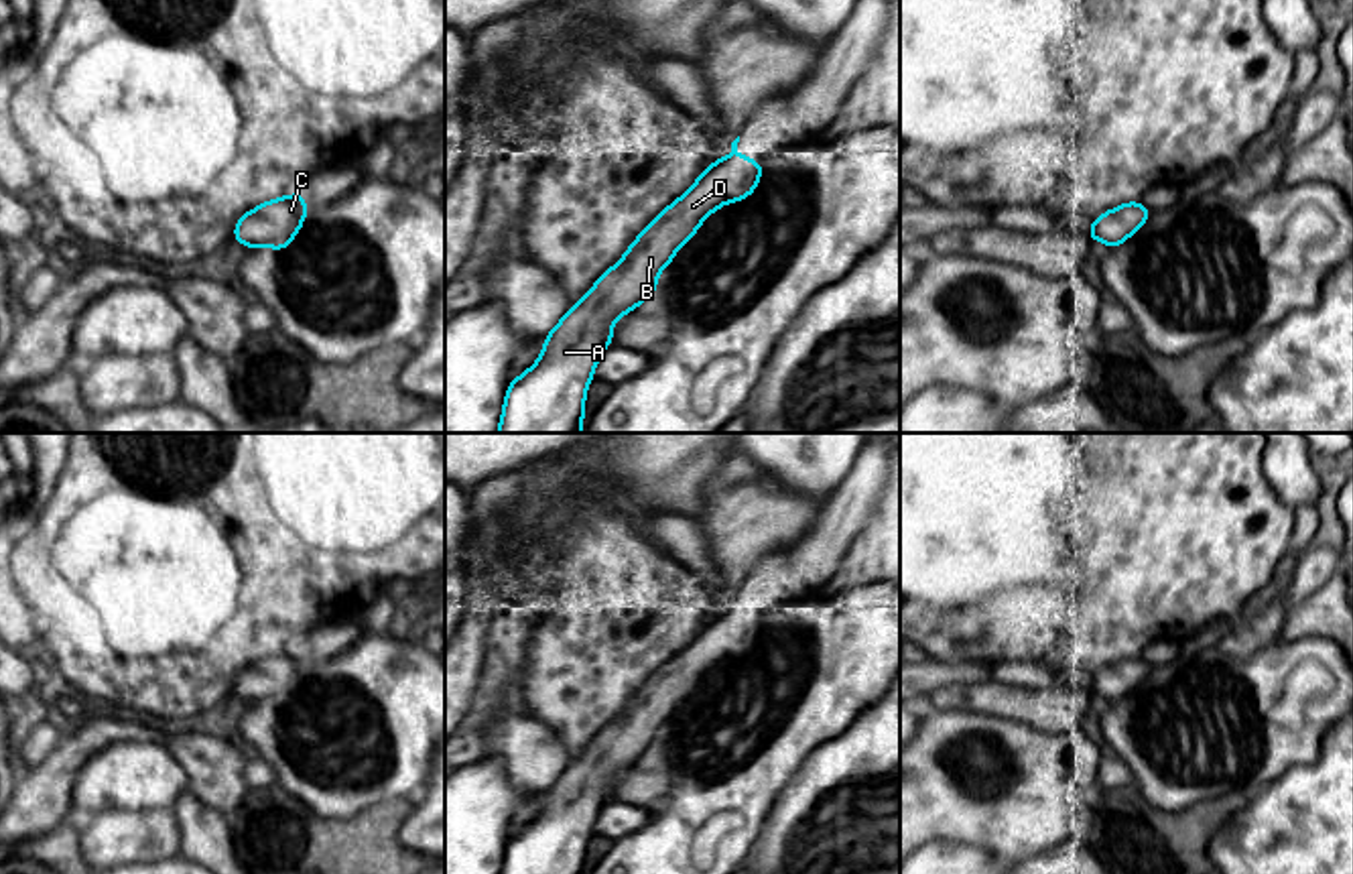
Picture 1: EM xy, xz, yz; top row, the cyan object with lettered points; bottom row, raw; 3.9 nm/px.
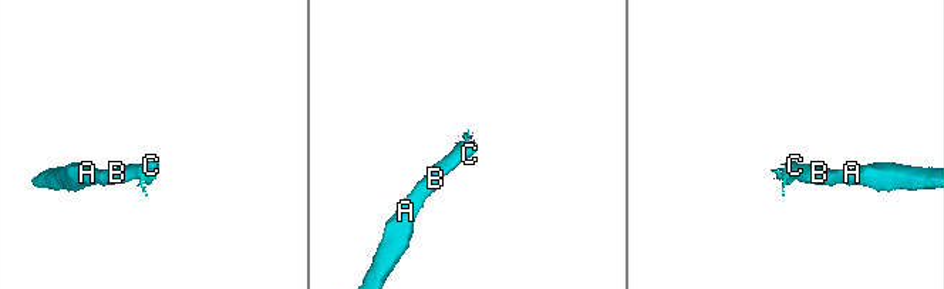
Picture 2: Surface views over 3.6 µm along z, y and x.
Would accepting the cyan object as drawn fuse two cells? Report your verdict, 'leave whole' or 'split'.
leave whole

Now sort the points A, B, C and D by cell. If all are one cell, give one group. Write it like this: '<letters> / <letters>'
A B C D

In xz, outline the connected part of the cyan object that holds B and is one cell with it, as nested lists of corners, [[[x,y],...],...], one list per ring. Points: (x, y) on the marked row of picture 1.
[[[739,136],[731,142],[731,154],[713,161],[685,195],[664,207],[632,242],[620,262],[605,270],[591,291],[553,327],[536,364],[508,384],[496,433],[581,433],[585,392],[597,360],[614,344],[614,321],[634,311],[644,299],[654,297],[658,272],[672,262],[676,250],[693,238],[707,215],[723,203],[746,199],[758,187],[764,163],[742,157],[737,142]]]

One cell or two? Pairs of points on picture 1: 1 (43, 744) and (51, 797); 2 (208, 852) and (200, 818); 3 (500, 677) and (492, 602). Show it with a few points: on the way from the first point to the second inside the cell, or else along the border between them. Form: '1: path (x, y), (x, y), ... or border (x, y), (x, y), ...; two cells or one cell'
1: border (68, 728), (37, 763), (21, 769); two cells
2: path (208, 844), (200, 826); one cell
3: border (494, 667), (476, 712); two cells

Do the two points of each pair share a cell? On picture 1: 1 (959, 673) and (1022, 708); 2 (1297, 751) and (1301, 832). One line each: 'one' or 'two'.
1: two
2: two

